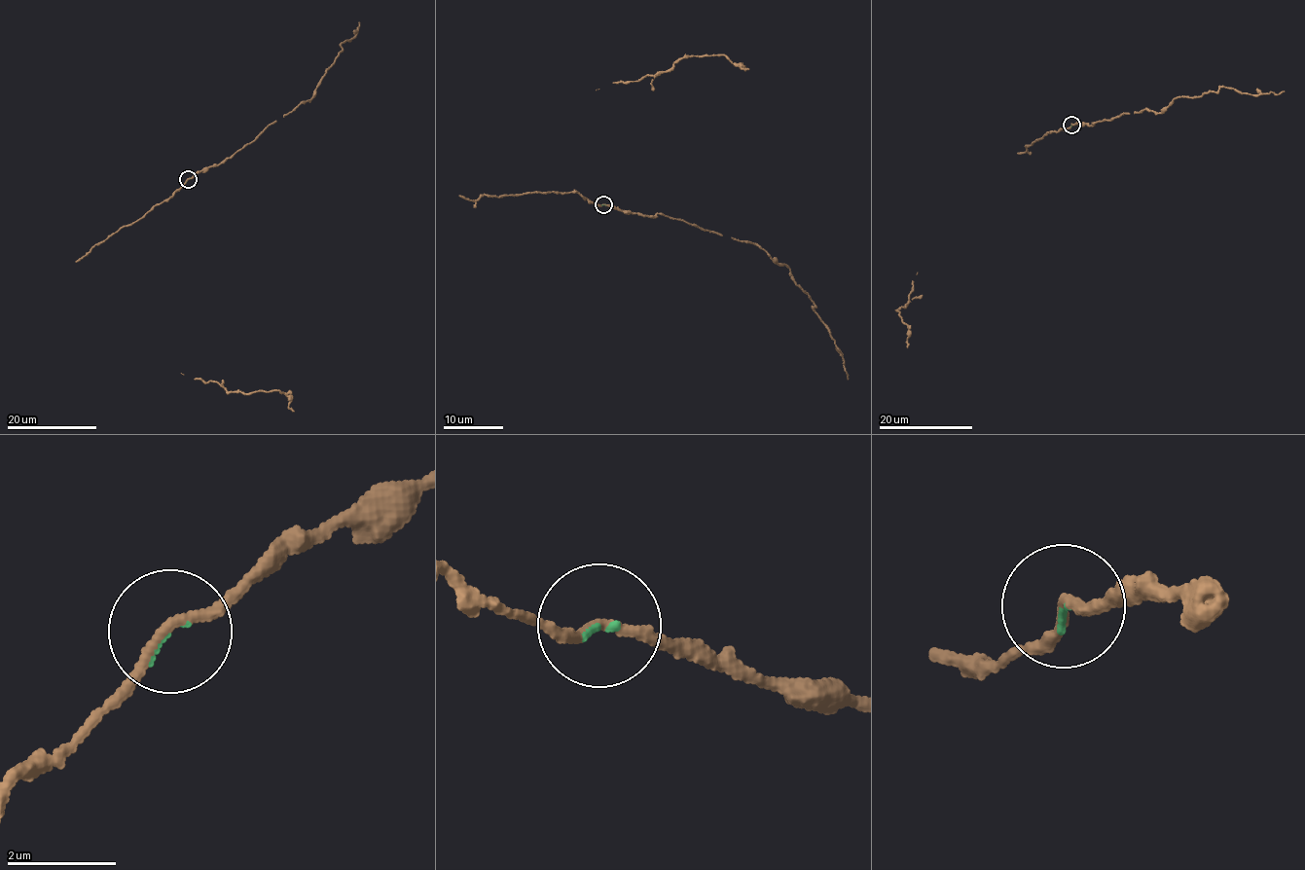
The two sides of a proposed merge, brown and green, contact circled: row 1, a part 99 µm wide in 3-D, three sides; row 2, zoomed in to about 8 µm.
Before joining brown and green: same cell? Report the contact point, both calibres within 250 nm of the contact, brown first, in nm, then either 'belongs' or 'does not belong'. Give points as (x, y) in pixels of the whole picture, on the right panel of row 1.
place (1071, 125); calibres 160 and 70 nm; belongs

